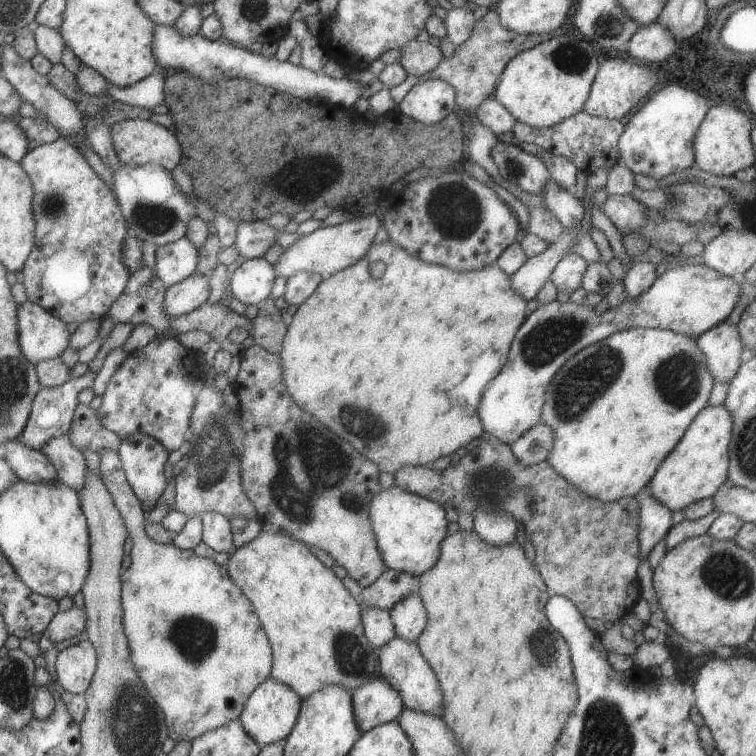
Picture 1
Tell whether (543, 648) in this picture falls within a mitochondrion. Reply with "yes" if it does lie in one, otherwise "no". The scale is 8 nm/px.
yes

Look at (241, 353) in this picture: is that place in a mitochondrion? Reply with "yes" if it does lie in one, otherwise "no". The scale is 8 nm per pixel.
no

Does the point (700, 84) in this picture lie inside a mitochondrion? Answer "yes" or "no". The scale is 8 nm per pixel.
no

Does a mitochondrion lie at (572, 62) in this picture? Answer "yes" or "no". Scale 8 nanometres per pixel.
yes

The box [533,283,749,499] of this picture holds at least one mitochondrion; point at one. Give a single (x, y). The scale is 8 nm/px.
(589, 379)

